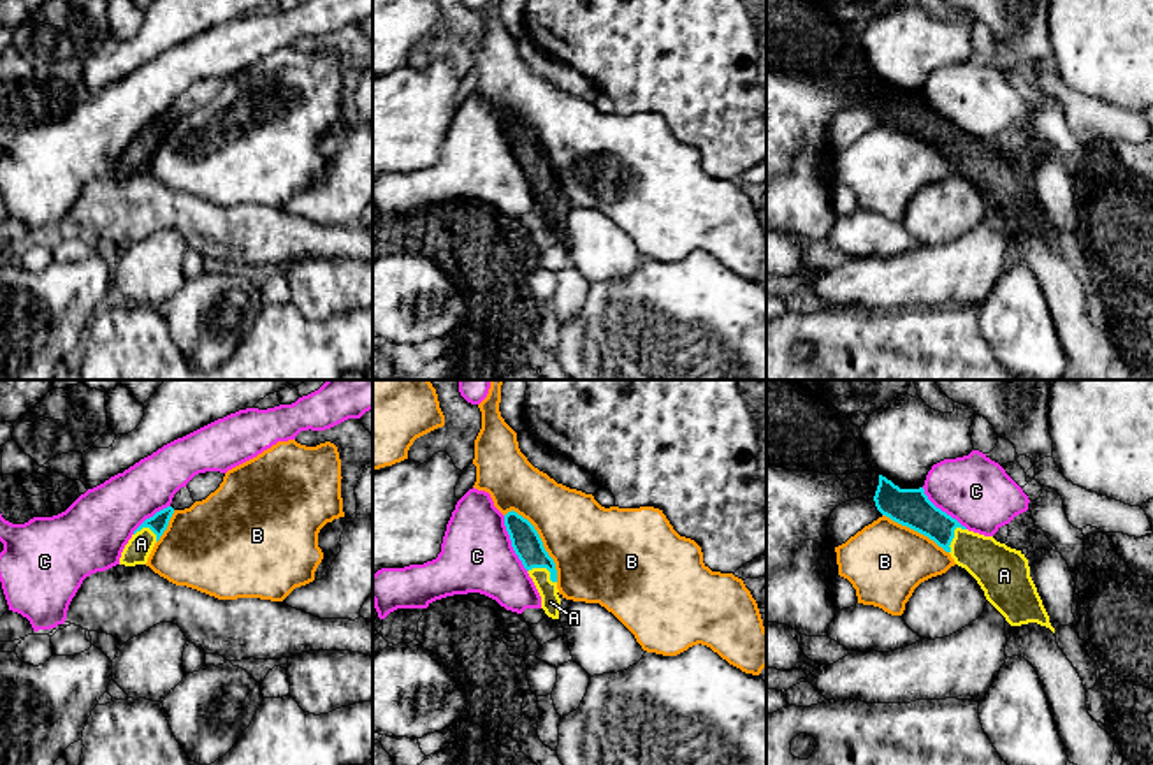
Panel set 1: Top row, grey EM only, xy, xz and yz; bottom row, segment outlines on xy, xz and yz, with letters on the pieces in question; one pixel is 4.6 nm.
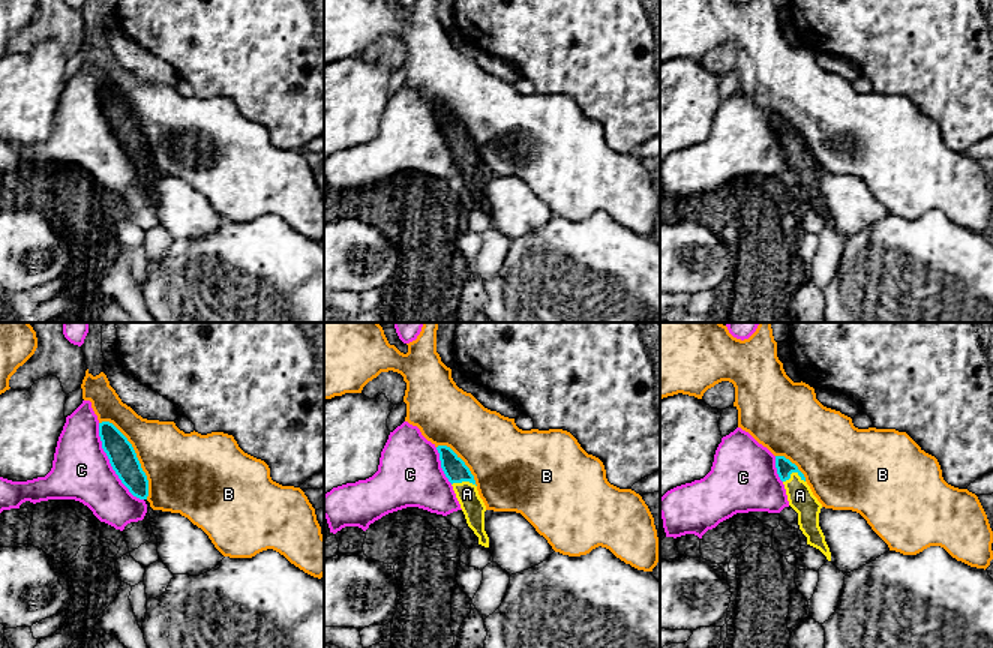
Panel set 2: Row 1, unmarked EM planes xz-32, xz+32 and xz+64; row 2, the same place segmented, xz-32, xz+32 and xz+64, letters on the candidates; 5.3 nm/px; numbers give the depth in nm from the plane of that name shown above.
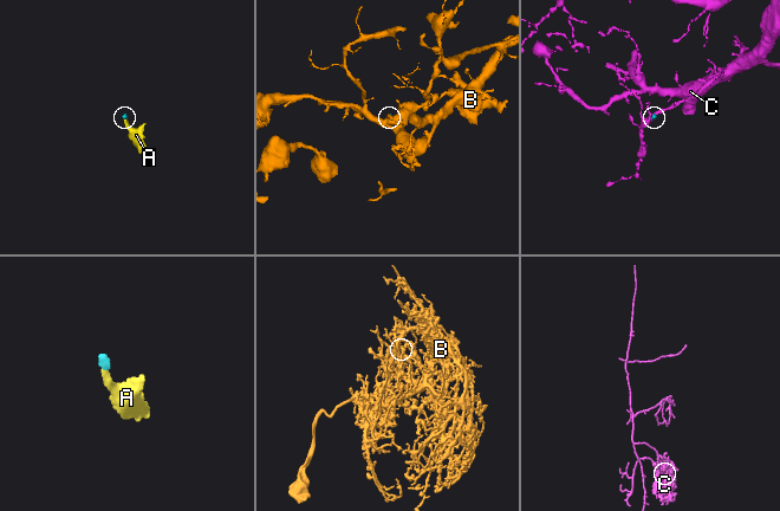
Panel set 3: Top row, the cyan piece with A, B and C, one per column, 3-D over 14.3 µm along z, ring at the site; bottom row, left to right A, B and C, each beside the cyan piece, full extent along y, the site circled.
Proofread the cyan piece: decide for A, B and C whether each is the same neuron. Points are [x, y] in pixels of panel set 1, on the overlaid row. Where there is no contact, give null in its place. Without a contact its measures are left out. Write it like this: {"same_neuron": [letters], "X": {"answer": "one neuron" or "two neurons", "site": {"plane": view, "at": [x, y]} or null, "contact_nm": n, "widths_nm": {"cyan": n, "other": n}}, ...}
{"same_neuron": ["A"], "A": {"answer": "one neuron", "site": {"plane": "xz", "at": [545, 567]}, "contact_nm": 150, "widths_nm": {"cyan": 140, "other": 90}}, "B": {"answer": "two neurons", "site": {"plane": "xz", "at": [542, 542]}, "contact_nm": 400, "widths_nm": {"cyan": 140, "other": 380}}, "C": {"answer": "two neurons", "site": {"plane": "xz", "at": [512, 544]}, "contact_nm": 280, "widths_nm": {"cyan": 140, "other": 340}}}

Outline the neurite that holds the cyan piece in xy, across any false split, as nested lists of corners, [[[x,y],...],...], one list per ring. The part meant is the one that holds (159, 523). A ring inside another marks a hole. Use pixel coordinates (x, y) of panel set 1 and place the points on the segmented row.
[[[167,506],[156,512],[153,517],[146,519],[134,531],[132,538],[125,545],[120,557],[120,565],[125,565],[125,566],[146,565],[155,543],[167,529],[172,514],[174,514],[174,508]]]

